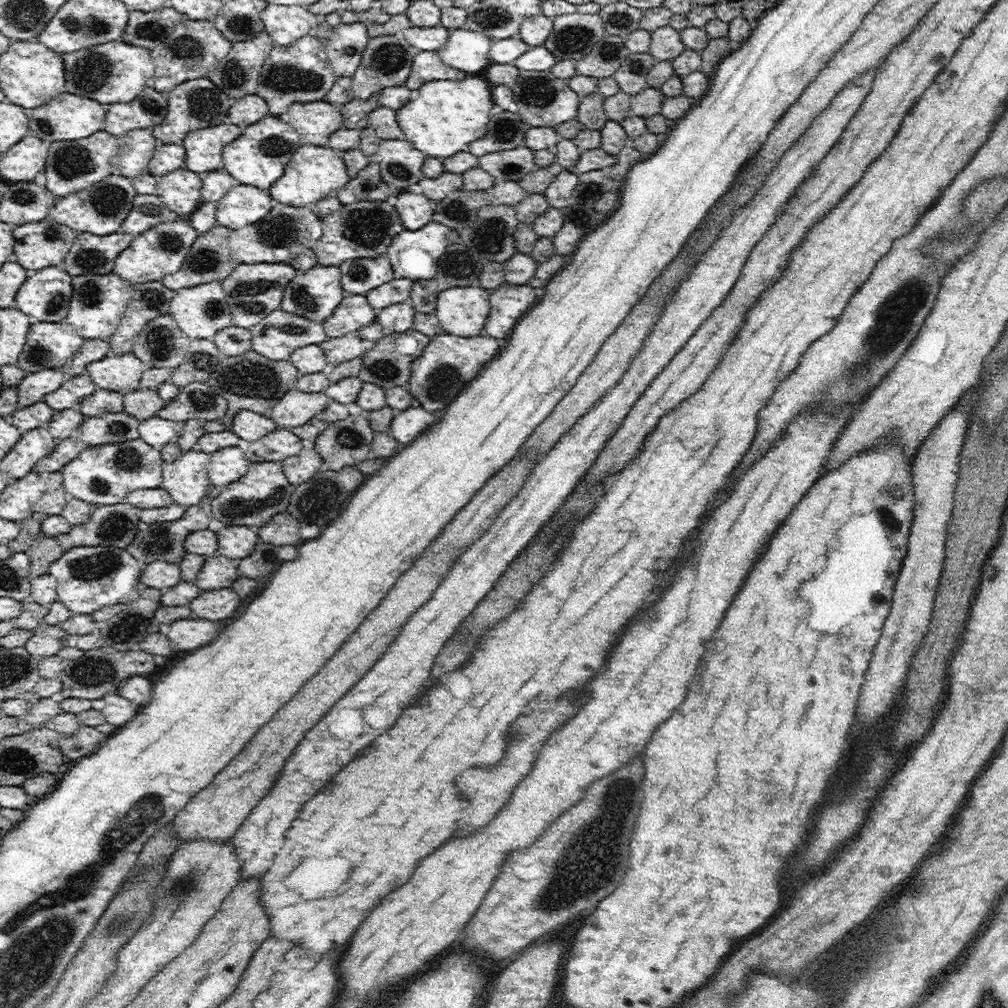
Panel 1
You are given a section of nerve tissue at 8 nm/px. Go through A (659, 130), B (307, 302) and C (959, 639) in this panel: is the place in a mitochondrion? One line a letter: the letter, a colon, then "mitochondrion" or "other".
A: other
B: mitochondrion
C: other

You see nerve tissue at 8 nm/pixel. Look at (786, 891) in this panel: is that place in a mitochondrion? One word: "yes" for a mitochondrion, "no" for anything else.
no

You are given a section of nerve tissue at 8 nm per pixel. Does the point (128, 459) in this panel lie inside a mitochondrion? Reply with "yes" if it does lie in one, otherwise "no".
yes

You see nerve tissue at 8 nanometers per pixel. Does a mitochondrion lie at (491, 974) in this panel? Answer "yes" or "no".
no

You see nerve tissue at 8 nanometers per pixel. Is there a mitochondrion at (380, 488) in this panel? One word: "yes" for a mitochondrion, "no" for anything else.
no

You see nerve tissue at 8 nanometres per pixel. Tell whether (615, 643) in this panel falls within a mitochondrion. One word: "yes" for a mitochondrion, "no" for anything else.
no

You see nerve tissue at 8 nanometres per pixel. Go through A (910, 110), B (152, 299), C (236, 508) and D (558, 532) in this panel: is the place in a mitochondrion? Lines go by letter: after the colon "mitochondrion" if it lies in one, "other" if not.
A: other
B: mitochondrion
C: mitochondrion
D: other

